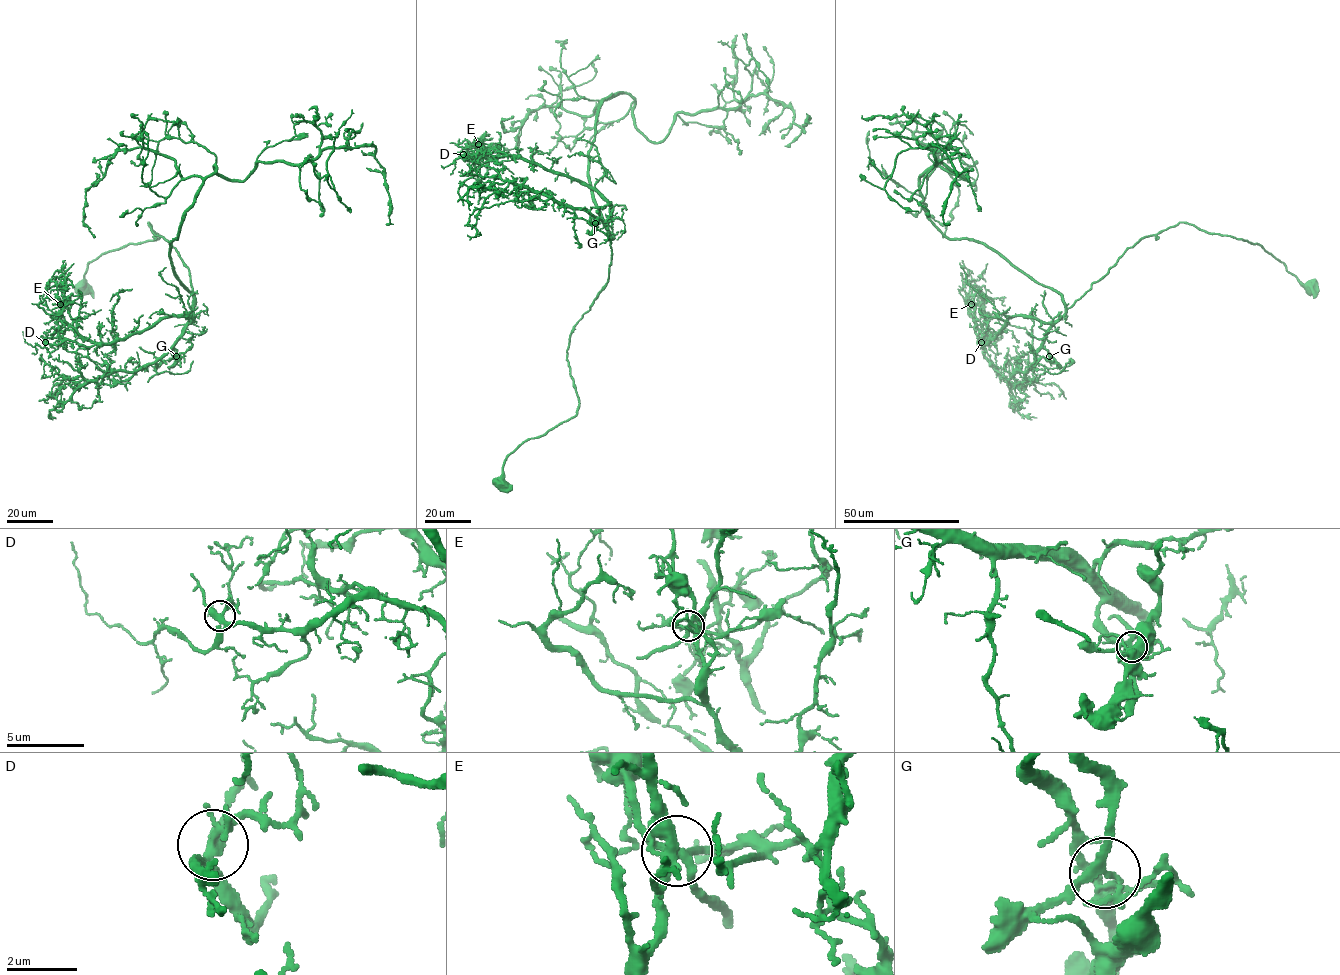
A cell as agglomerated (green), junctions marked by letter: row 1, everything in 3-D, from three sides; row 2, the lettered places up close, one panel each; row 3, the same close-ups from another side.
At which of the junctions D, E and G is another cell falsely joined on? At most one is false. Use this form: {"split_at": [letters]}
{"split_at": []}

